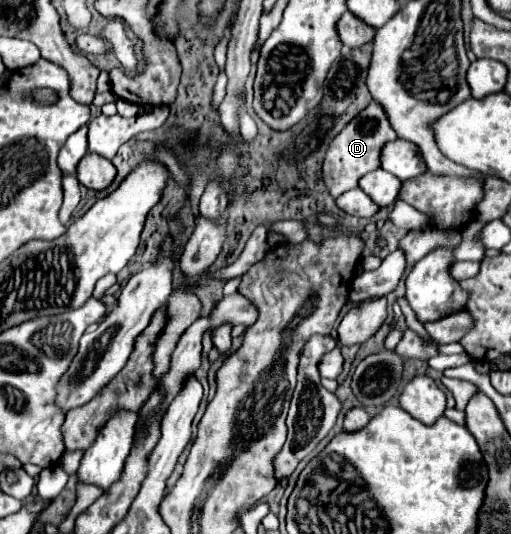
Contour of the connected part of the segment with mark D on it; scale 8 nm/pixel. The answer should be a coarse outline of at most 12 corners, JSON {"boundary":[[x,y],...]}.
{"boundary":[[372,102],[324,160],[334,198],[380,168],[384,142],[396,138],[384,108]]}

